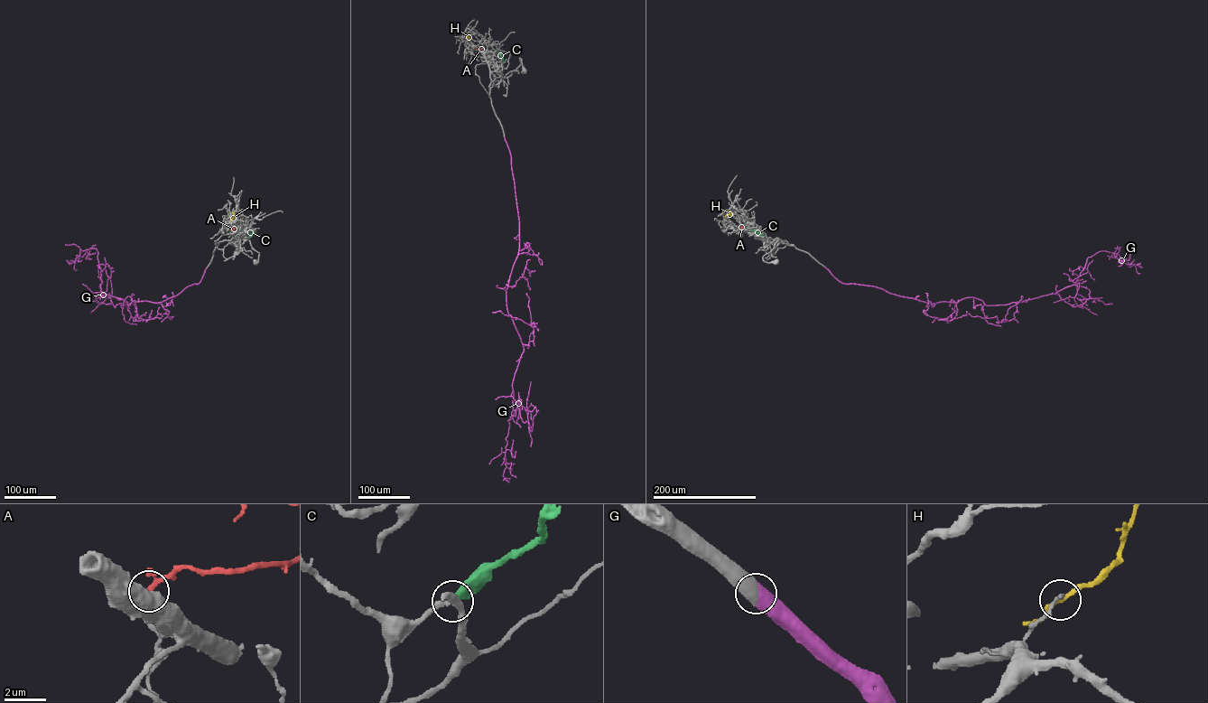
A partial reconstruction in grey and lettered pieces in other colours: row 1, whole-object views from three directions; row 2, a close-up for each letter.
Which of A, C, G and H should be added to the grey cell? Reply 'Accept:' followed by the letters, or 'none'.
Accept: A, C, G

